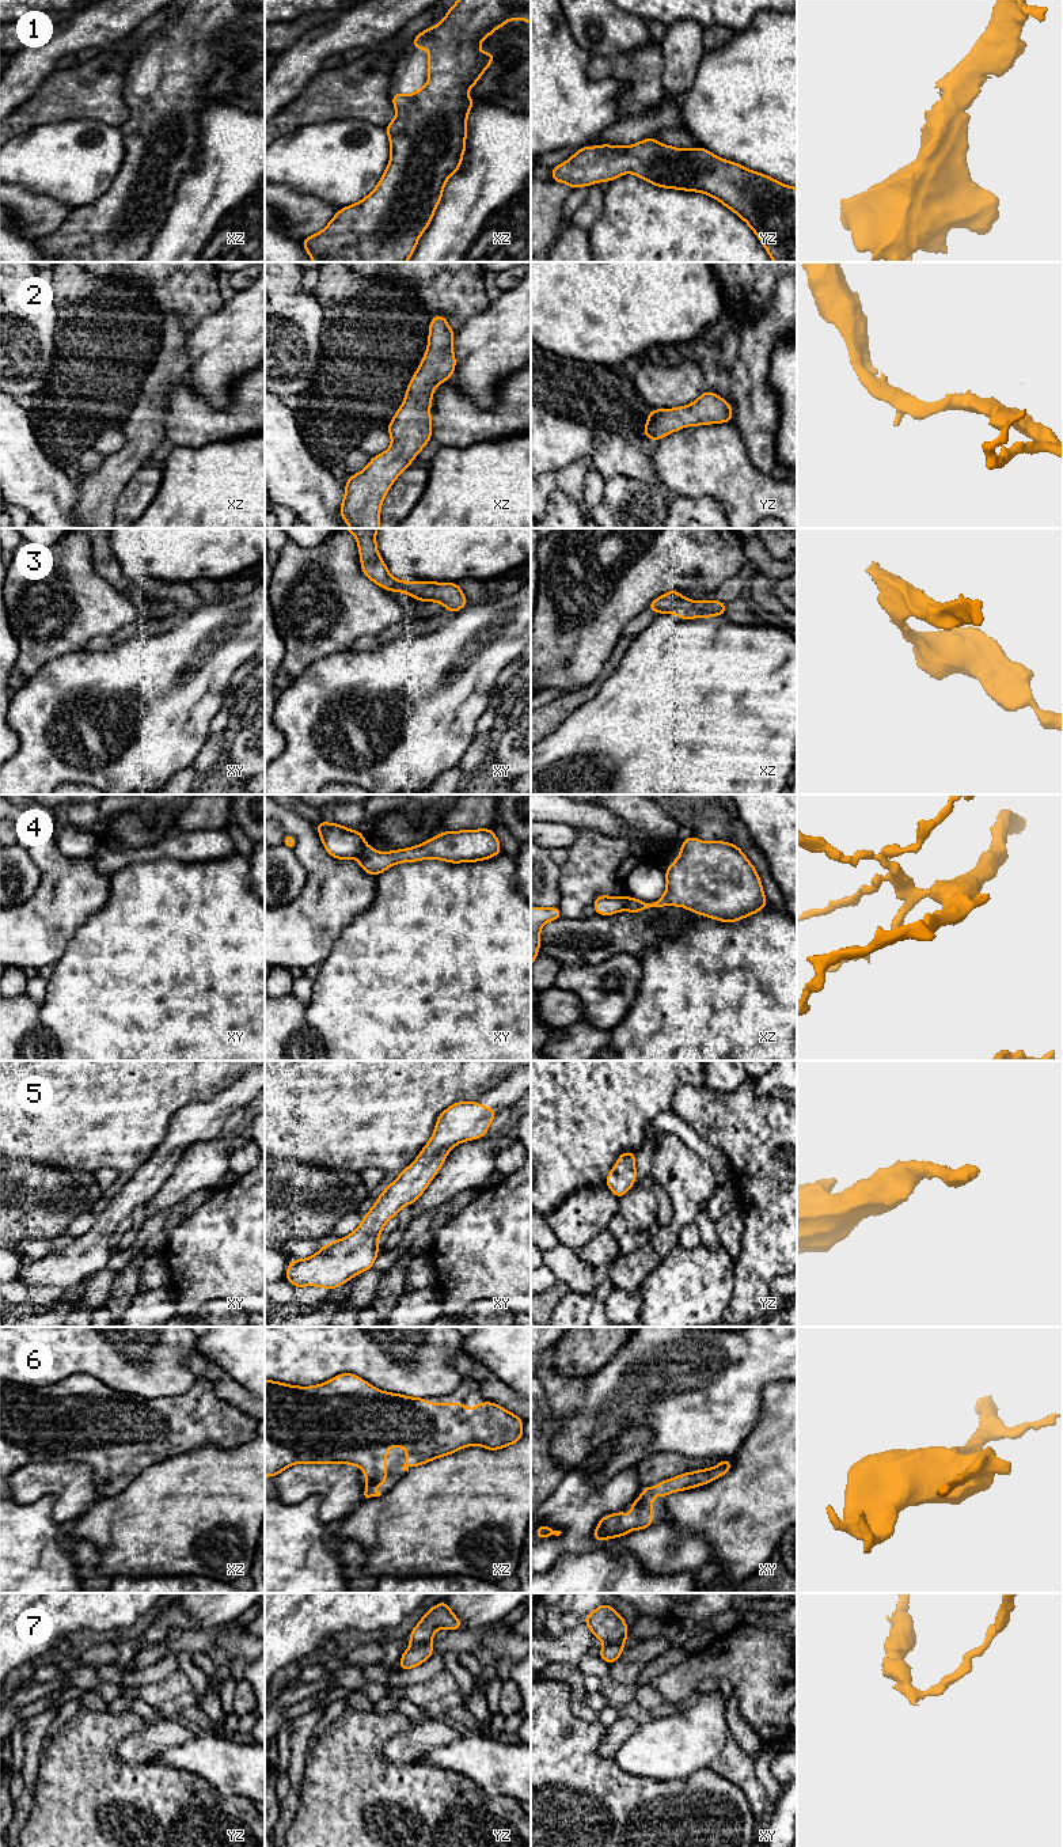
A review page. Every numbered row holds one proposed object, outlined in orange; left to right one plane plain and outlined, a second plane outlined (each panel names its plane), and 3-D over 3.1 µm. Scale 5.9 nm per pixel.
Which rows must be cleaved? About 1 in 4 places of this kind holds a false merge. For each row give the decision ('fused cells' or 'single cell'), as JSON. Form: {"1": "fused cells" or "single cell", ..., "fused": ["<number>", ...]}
{"1": "single cell", "2": "single cell", "3": "single cell", "4": "fused cells", "5": "single cell", "6": "single cell", "7": "fused cells", "fused": ["4", "7"]}

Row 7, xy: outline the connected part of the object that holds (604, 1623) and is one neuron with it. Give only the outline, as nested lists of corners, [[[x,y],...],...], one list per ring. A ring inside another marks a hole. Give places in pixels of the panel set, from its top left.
[[[601,1604],[584,1619],[593,1636],[605,1643],[623,1643],[627,1641],[624,1619],[608,1604]]]

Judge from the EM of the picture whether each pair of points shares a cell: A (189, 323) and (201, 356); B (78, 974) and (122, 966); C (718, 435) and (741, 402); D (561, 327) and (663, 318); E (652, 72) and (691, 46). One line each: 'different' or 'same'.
A: different
B: same
C: different
D: same
E: different

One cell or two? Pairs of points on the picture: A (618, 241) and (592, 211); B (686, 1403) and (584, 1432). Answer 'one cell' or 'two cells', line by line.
A: two cells
B: one cell

